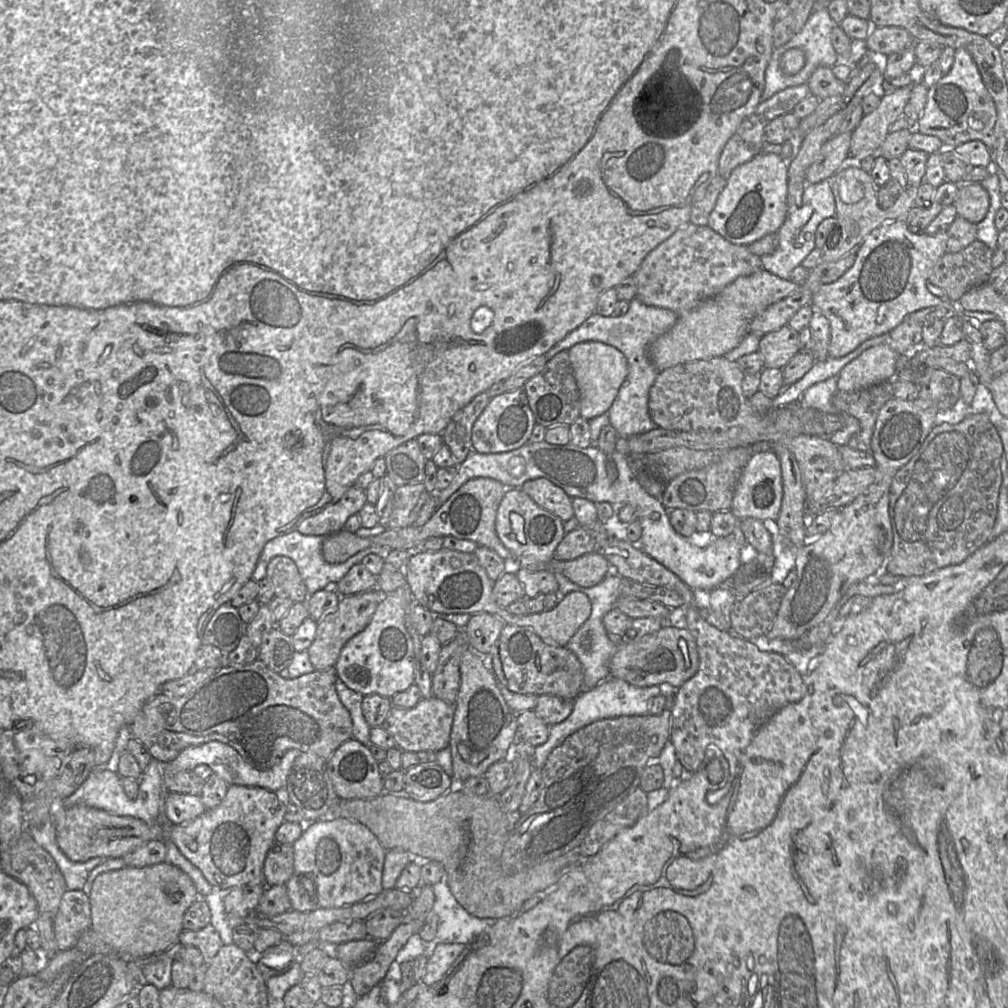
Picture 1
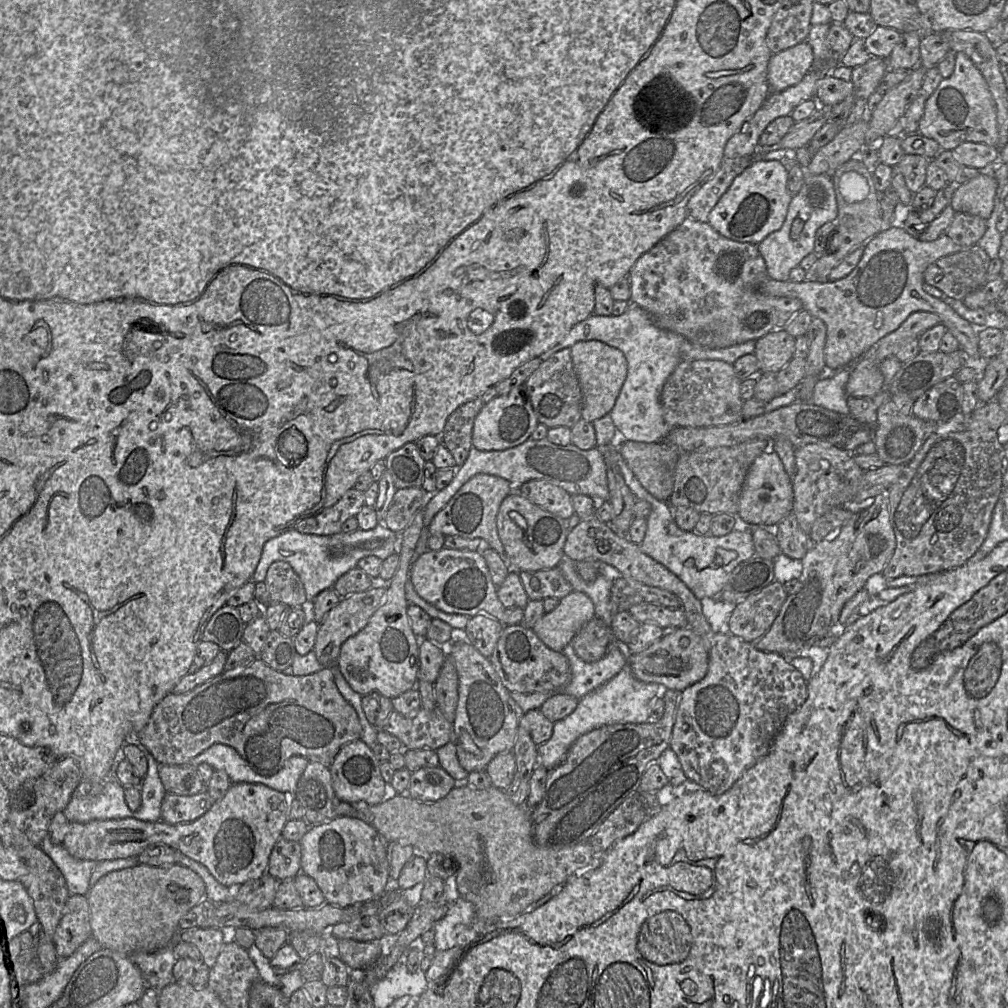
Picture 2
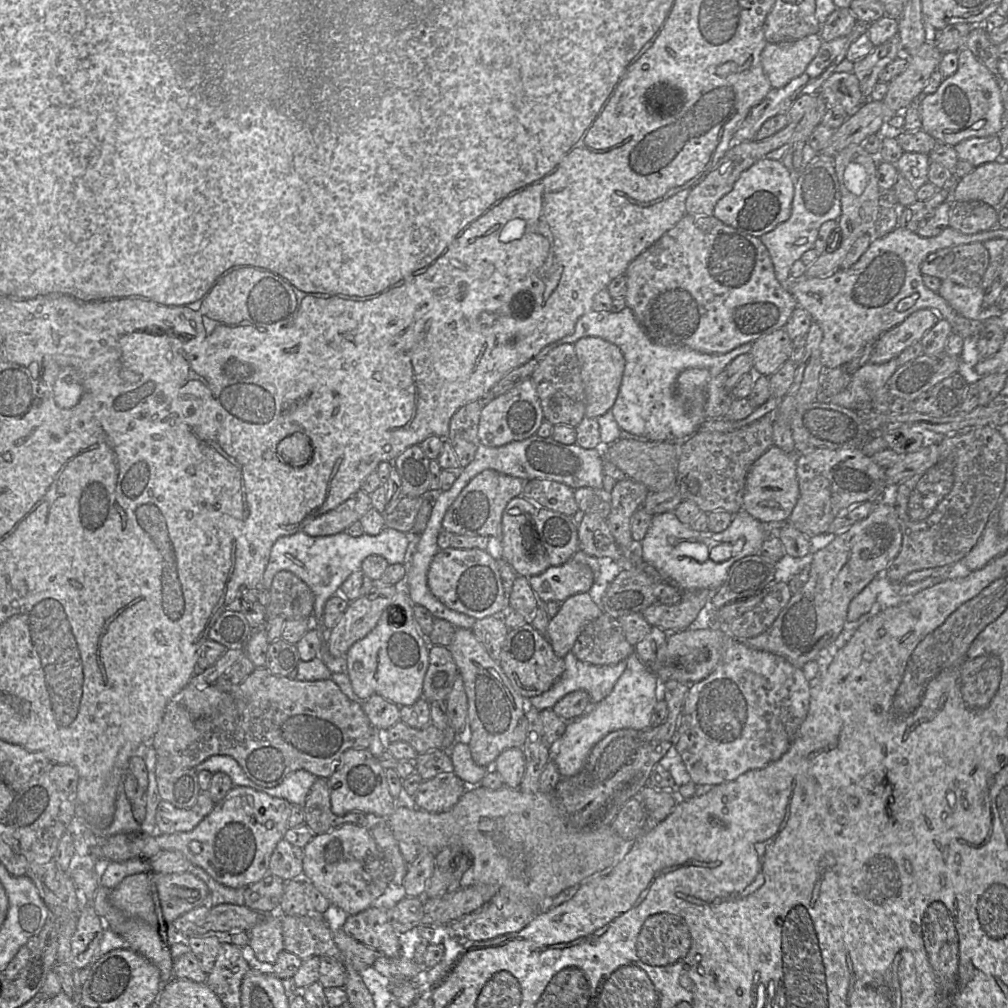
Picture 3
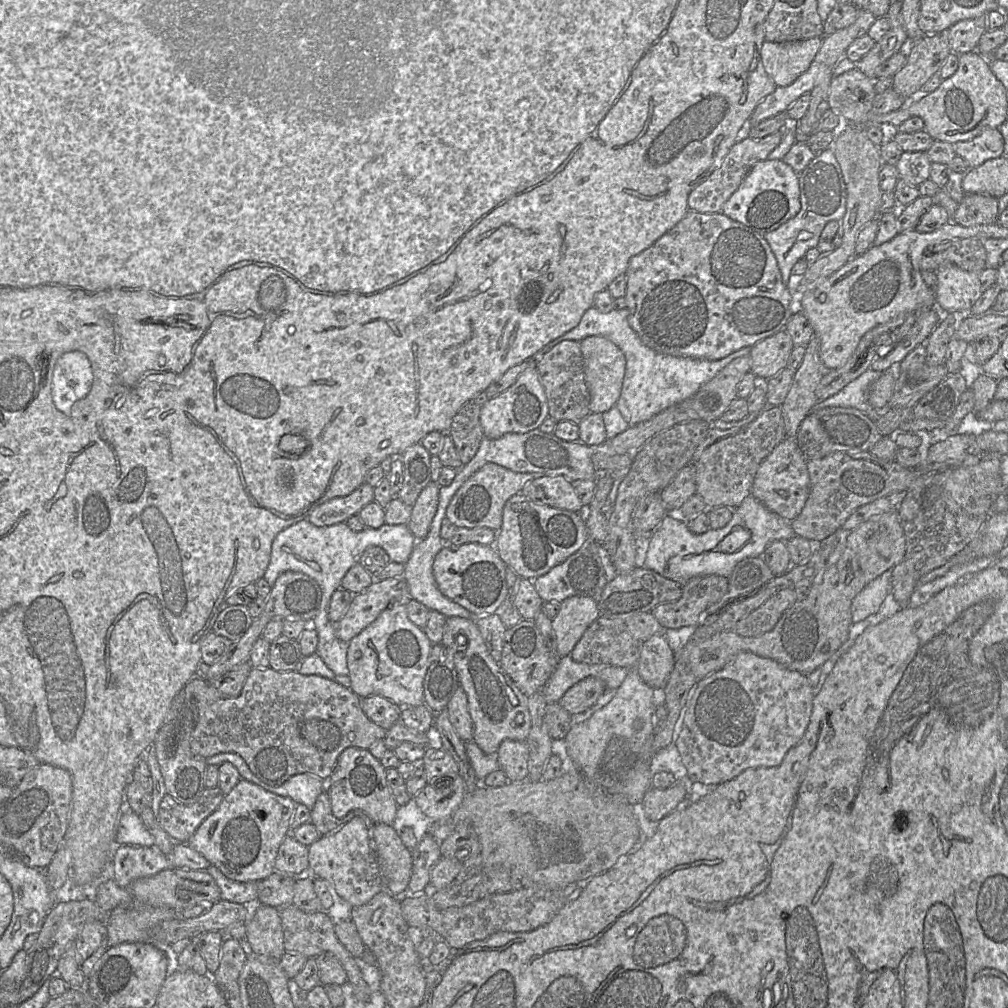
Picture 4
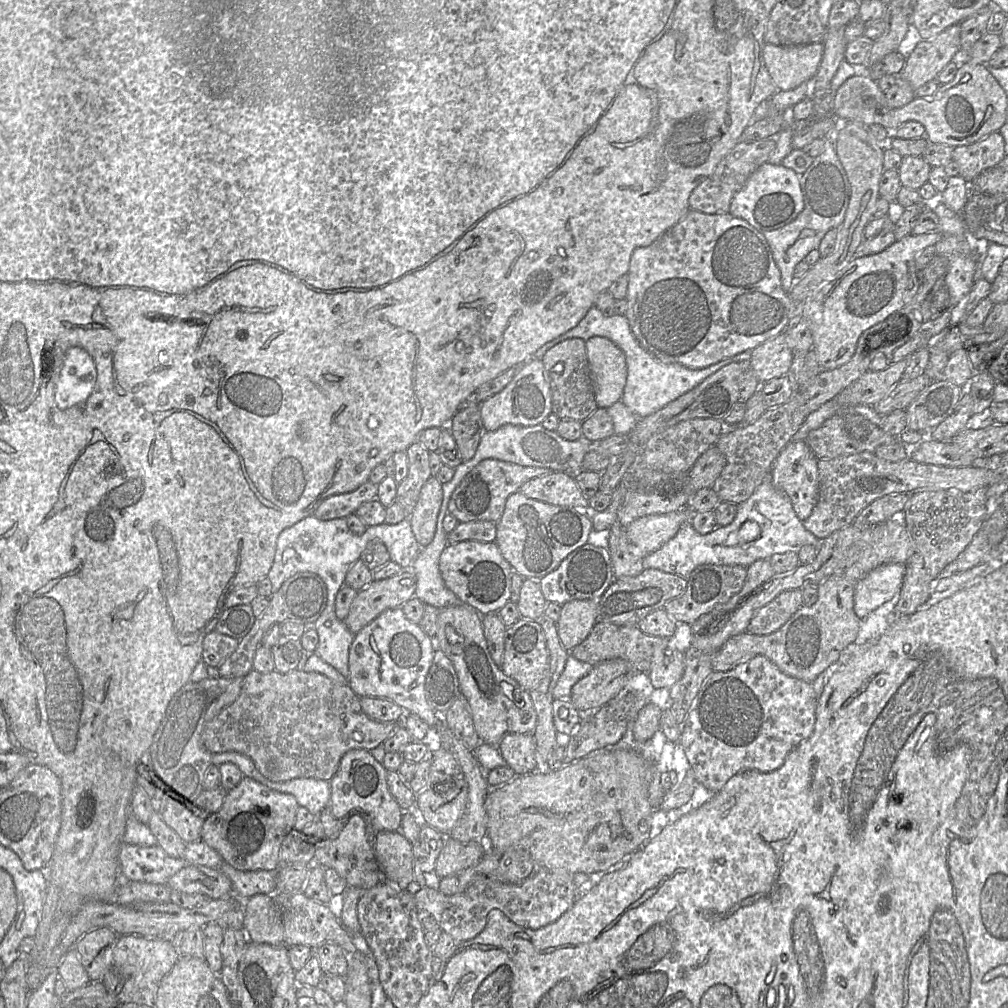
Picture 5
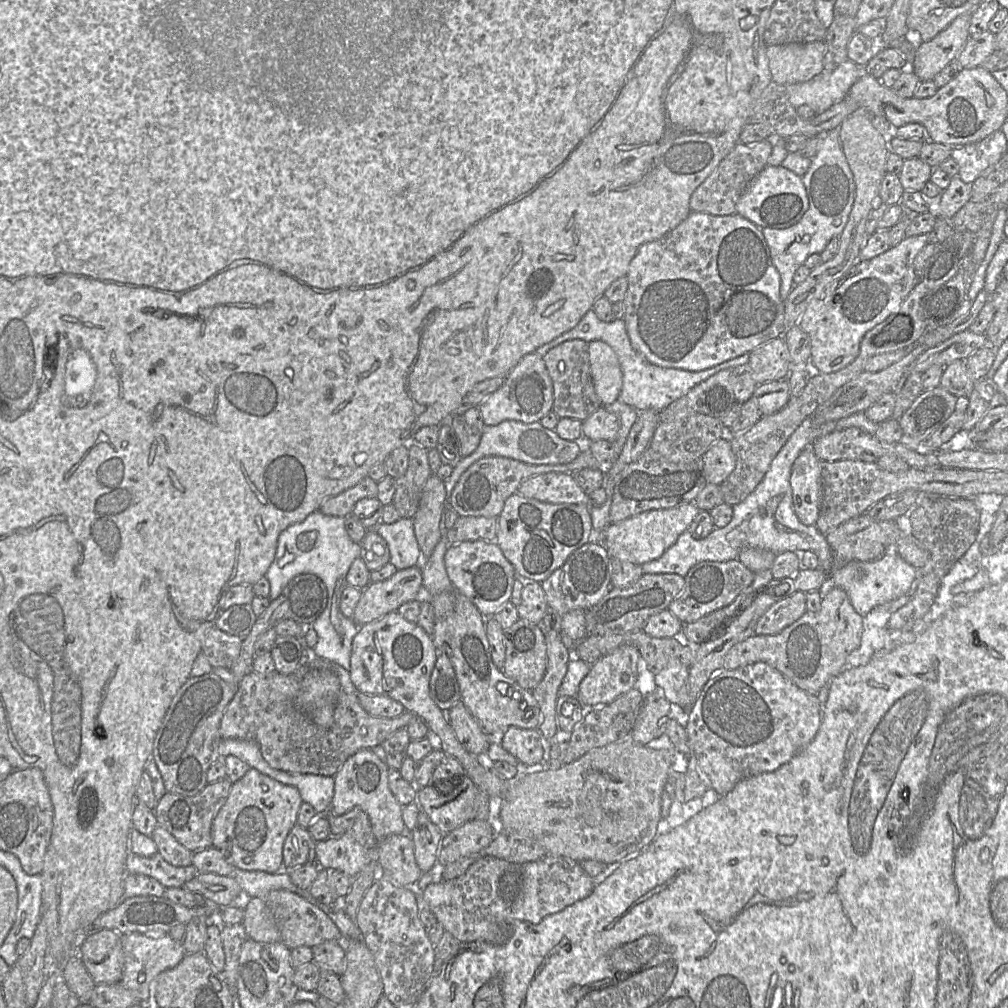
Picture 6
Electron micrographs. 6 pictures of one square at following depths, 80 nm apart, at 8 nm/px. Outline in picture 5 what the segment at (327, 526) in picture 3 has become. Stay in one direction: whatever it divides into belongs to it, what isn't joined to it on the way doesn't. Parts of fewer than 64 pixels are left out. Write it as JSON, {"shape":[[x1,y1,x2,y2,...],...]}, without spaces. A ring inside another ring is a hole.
{"shape":[[367,481,352,492,335,494,324,499,313,515,319,520,346,518,354,514,361,504,376,497,377,485]]}

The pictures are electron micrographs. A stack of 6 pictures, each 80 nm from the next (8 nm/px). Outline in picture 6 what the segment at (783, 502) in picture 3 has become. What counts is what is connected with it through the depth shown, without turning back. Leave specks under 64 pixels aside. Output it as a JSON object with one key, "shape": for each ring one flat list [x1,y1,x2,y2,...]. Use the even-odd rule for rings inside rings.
{"shape":[[811,447,802,450,794,461,790,485,796,516,807,526,815,525,822,500,822,477,821,461]]}

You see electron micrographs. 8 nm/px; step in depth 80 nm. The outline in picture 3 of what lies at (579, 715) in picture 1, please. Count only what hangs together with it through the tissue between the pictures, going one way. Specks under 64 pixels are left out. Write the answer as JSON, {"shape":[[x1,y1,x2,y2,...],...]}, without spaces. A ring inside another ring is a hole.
{"shape":[[636,652,627,658,627,667,612,691,601,701,590,706,580,717,568,721,565,732,550,746,552,760,562,777,576,775,583,767,593,746,610,732,632,728,644,730,652,727,652,714,658,702,657,677,640,660]]}

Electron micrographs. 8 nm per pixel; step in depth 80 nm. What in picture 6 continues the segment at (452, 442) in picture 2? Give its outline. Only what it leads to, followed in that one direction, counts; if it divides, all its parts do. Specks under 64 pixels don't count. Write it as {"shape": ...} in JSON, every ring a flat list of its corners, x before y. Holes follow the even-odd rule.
{"shape":[[474,406,463,414,451,416,449,423,460,441,461,457,469,456,478,447,485,425,480,409]]}

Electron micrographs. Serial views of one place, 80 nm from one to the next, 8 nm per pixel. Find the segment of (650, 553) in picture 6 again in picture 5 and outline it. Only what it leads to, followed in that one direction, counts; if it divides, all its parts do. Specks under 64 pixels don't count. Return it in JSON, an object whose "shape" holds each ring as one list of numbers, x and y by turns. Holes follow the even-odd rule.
{"shape":[[683,508,666,514,644,516,626,526,625,532,629,541,645,556,673,538,681,525,690,521,691,514,688,508]]}

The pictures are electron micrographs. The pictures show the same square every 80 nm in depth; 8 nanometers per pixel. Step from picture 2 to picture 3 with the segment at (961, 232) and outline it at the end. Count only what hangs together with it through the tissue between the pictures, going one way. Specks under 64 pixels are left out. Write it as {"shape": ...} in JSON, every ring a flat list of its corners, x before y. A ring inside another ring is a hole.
{"shape":[[981,201,954,202,949,227,964,234,986,231,998,224,998,211]]}

